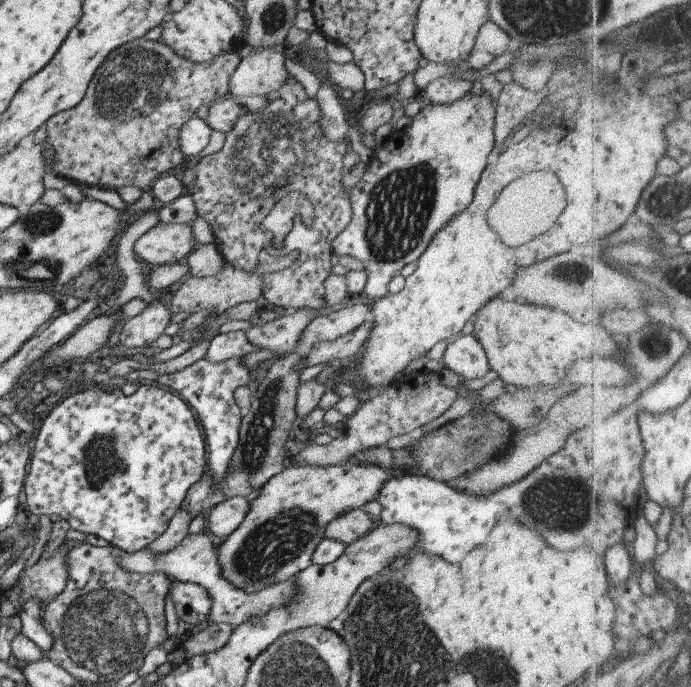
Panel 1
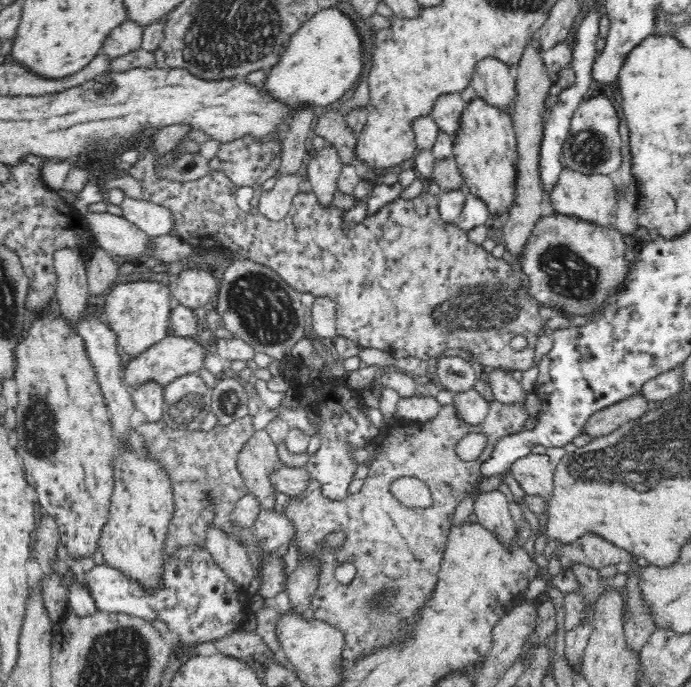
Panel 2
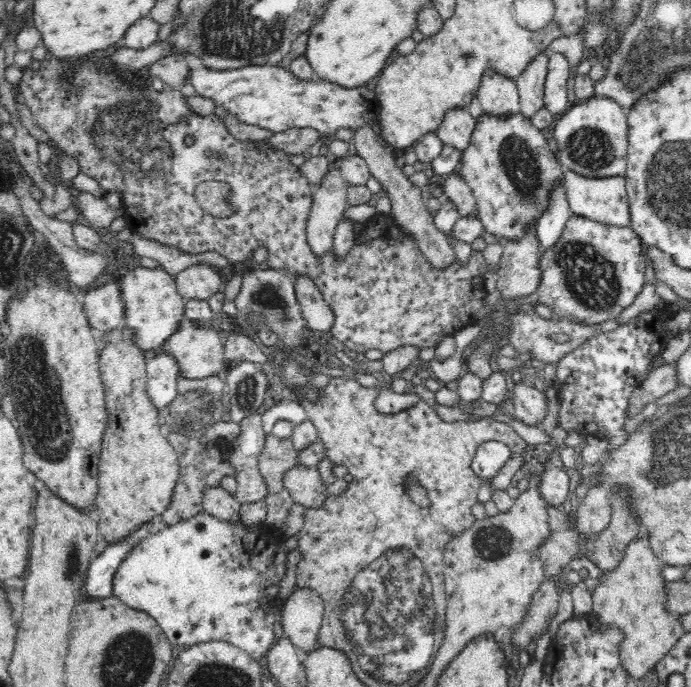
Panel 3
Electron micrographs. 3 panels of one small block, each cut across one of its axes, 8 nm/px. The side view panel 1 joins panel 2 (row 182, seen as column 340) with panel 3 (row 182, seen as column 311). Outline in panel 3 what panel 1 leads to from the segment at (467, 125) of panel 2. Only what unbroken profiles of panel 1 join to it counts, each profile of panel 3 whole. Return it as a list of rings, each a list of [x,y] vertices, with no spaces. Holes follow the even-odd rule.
[[[483,112],[476,119],[468,148],[462,151],[461,163],[459,175],[474,193],[476,217],[481,220],[487,237],[498,236],[501,242],[524,236],[528,226],[544,215],[554,186],[565,182],[562,164],[557,159],[553,143],[544,138],[541,130],[534,127],[521,112],[510,116],[488,116]]]

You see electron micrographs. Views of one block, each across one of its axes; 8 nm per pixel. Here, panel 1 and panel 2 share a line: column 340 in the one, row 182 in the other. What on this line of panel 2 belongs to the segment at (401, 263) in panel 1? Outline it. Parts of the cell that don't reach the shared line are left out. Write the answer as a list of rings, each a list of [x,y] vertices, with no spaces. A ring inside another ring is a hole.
[[[246,135],[221,144],[208,164],[211,171],[224,173],[238,187],[253,186],[282,149],[282,141],[278,139],[265,142]]]

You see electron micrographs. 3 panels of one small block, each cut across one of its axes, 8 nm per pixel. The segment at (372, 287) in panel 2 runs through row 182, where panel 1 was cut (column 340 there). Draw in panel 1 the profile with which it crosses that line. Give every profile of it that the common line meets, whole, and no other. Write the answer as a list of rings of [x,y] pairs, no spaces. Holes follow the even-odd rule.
[[[291,76],[288,79],[288,82],[280,87],[275,93],[269,94],[267,97],[270,101],[270,104],[266,106],[266,108],[262,111],[258,111],[257,113],[246,113],[244,116],[241,116],[234,127],[230,132],[227,133],[226,141],[222,150],[216,152],[216,154],[211,154],[210,156],[206,156],[202,158],[198,164],[196,164],[196,182],[190,186],[189,194],[192,196],[194,200],[194,206],[196,206],[196,216],[202,218],[202,220],[206,221],[206,224],[209,224],[211,230],[214,233],[214,242],[215,247],[218,249],[218,252],[223,256],[226,263],[230,264],[232,268],[238,270],[244,270],[244,272],[255,272],[257,268],[258,255],[261,252],[261,249],[266,249],[268,242],[264,242],[262,240],[262,234],[266,236],[266,240],[268,240],[268,236],[272,236],[273,234],[266,234],[266,232],[262,232],[260,230],[260,226],[262,226],[263,219],[267,216],[268,213],[272,211],[272,208],[277,204],[277,202],[284,198],[286,194],[289,194],[291,191],[294,192],[302,192],[302,194],[306,194],[308,196],[308,200],[312,202],[312,206],[314,206],[314,217],[313,223],[310,227],[310,230],[306,232],[306,230],[296,230],[296,228],[300,228],[302,226],[301,222],[294,222],[294,232],[292,234],[296,234],[296,248],[295,250],[300,252],[298,254],[298,258],[294,260],[290,270],[280,270],[275,273],[266,273],[262,274],[262,295],[264,298],[268,300],[268,302],[274,304],[278,307],[286,308],[295,308],[295,310],[300,310],[302,308],[316,308],[320,309],[324,306],[324,281],[328,278],[328,275],[332,272],[332,262],[331,256],[332,252],[332,240],[342,232],[348,224],[350,224],[350,220],[352,220],[352,208],[350,208],[348,196],[349,192],[344,192],[344,188],[342,188],[342,168],[344,168],[344,158],[347,157],[346,142],[339,141],[329,141],[327,136],[324,134],[321,128],[321,110],[319,107],[319,102],[316,98],[309,98],[304,91],[304,87],[293,77]]]

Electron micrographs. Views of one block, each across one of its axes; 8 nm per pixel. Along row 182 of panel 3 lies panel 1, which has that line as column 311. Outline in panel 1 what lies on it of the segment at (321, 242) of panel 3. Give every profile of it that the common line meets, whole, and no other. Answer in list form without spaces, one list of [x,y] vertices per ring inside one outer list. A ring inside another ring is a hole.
[[[355,304],[341,310],[314,317],[300,336],[300,349],[307,352],[318,342],[334,341],[362,326],[370,317],[370,306]]]

